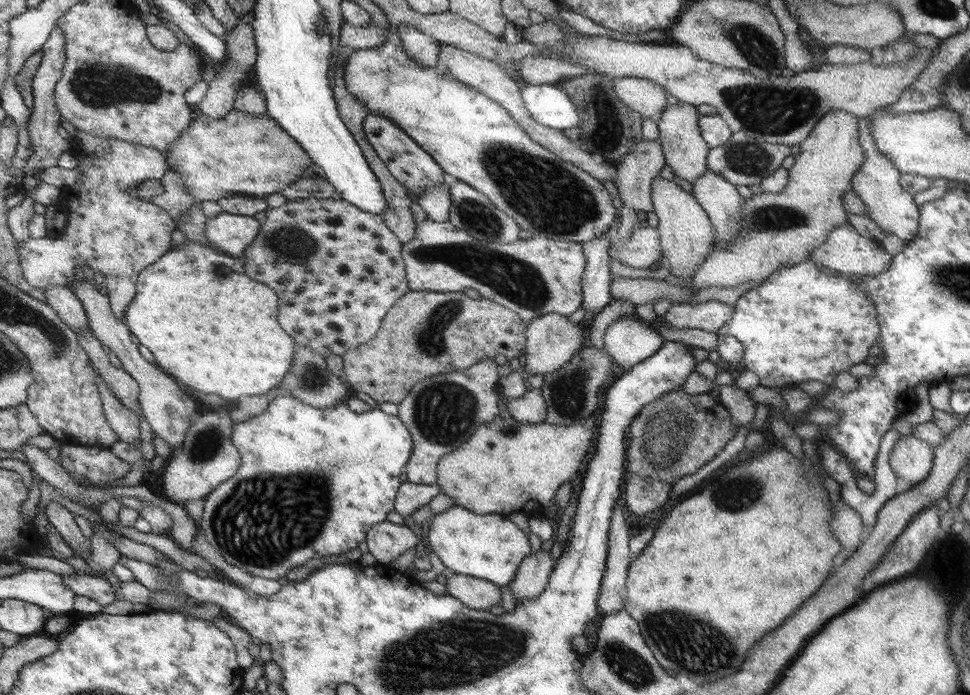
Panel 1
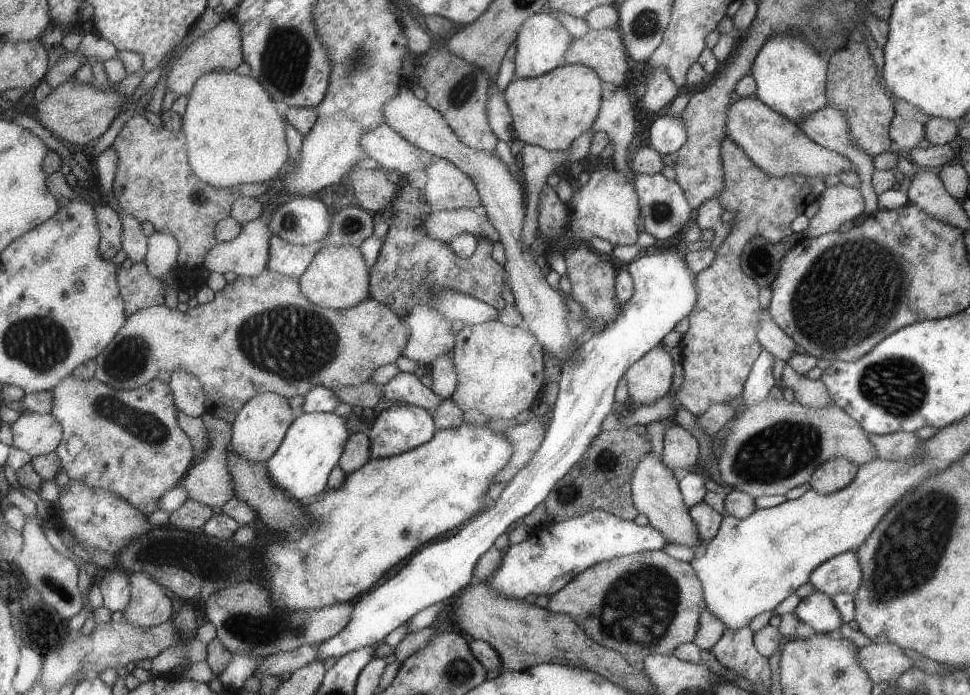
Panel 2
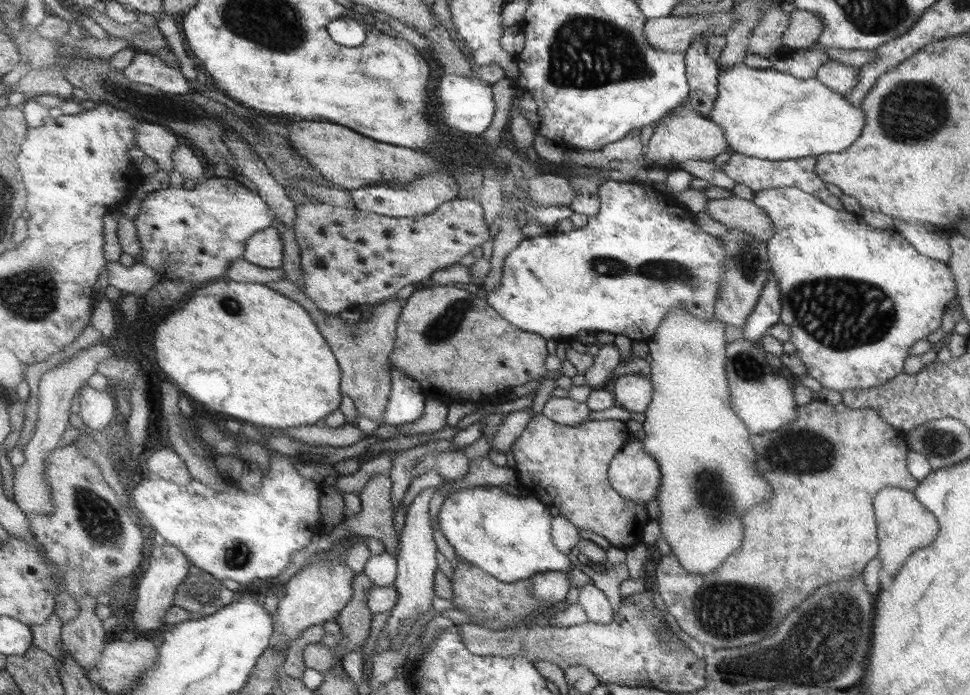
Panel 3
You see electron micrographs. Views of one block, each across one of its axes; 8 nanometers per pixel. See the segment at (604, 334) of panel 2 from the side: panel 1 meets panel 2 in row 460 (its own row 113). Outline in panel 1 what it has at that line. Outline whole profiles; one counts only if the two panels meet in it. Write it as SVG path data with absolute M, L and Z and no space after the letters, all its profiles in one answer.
M526 84L521 88L521 100L529 116L547 128L563 130L579 122L569 97L556 84Z

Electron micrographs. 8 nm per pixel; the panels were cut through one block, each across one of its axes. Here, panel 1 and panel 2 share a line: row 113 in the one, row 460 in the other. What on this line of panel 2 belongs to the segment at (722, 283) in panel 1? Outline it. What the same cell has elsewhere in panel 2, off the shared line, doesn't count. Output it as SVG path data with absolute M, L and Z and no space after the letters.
M841 456L825 460L812 472L812 476L808 480L810 488L815 492L824 494L840 491L841 488L845 487L845 484L852 482L856 476L856 471L859 470L851 462L851 460L845 460Z

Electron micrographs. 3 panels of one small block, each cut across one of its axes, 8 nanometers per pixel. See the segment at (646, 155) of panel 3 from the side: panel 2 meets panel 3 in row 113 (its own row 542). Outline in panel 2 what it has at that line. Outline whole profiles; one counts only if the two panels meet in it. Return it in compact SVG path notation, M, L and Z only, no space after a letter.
M652 451L645 454L633 468L630 482L630 495L633 508L647 518L647 525L657 529L669 543L682 544L689 548L699 549L699 538L696 525L684 504L680 485L668 469Z

